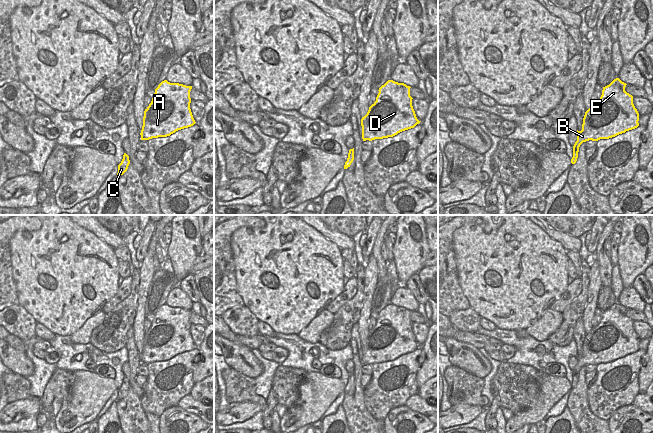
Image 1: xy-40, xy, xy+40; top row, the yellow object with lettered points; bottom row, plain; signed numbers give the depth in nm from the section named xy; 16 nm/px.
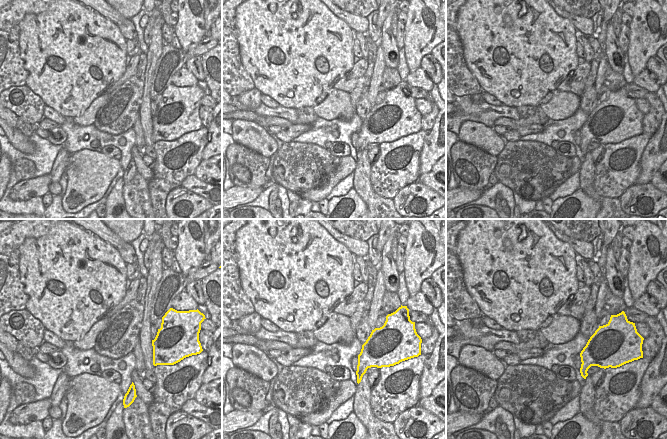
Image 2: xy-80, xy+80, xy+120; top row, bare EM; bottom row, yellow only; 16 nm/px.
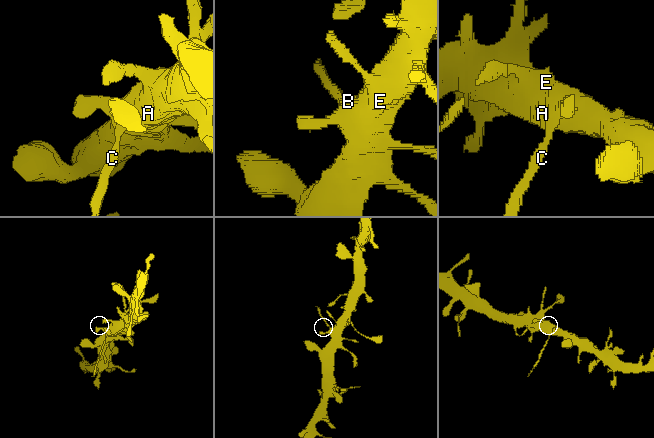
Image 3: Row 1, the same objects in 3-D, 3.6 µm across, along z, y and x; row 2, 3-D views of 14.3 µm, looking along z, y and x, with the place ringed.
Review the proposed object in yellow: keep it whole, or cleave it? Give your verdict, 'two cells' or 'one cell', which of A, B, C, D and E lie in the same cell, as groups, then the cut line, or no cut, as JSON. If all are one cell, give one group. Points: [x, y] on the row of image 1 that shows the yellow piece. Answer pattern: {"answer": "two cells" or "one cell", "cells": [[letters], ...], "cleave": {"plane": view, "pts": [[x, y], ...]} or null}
{"answer": "two cells", "cells": [["A", "B", "D", "E"], ["C"]], "cleave": {"plane": "xy+40", "pts": [[573, 149], [578, 150]]}}

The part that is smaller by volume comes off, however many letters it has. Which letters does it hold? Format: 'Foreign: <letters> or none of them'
Foreign: C

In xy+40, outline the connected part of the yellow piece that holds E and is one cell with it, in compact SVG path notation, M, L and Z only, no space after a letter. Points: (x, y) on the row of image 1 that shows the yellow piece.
M619 78L603 87L600 99L585 112L582 130L577 130L577 141L573 150L579 150L583 142L609 139L639 126L639 113L633 104L633 96L625 91L626 83Z

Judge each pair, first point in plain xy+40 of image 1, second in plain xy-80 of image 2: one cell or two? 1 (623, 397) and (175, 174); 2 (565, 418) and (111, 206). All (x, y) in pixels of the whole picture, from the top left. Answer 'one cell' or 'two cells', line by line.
1: one cell
2: one cell

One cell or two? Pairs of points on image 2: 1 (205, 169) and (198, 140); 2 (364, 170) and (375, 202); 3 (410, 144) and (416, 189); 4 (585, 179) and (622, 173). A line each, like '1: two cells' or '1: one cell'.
1: two cells
2: one cell
3: two cells
4: two cells

